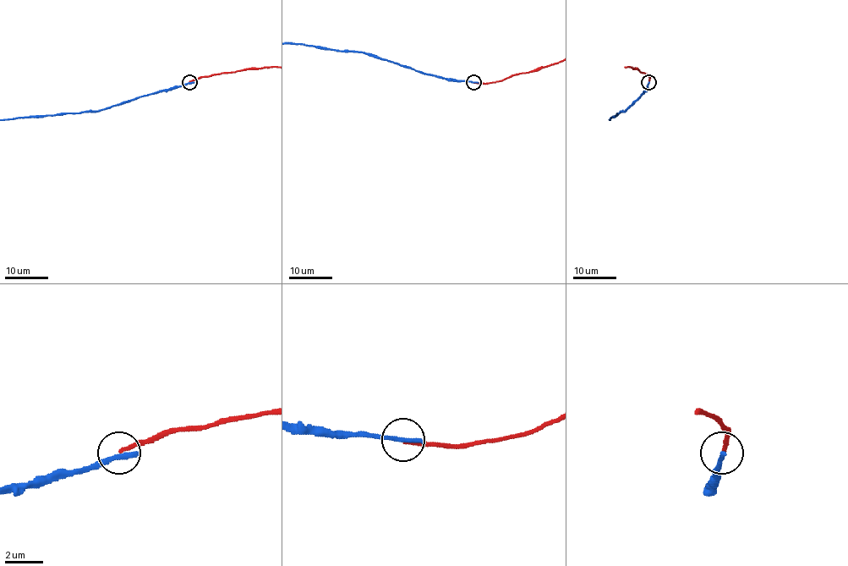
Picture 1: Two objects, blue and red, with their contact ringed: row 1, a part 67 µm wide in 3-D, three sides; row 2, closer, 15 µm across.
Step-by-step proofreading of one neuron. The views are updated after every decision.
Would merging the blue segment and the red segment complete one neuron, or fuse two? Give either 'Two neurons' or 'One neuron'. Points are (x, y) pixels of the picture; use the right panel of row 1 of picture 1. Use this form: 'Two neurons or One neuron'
Two neurons

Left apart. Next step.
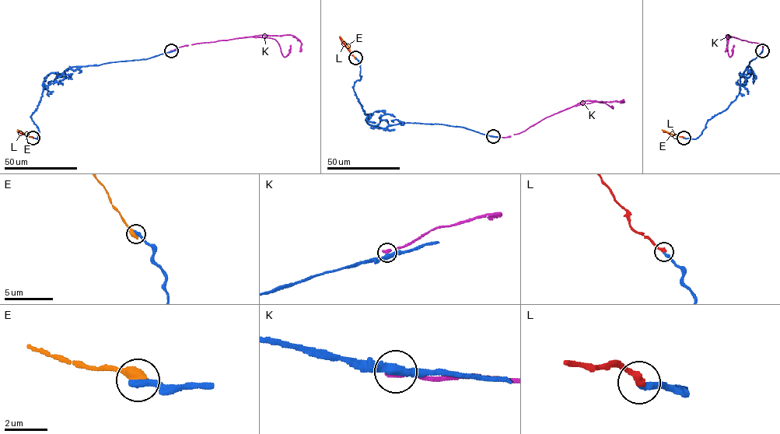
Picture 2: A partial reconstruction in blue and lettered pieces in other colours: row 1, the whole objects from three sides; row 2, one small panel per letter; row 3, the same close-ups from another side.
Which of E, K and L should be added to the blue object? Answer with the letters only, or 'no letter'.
L

